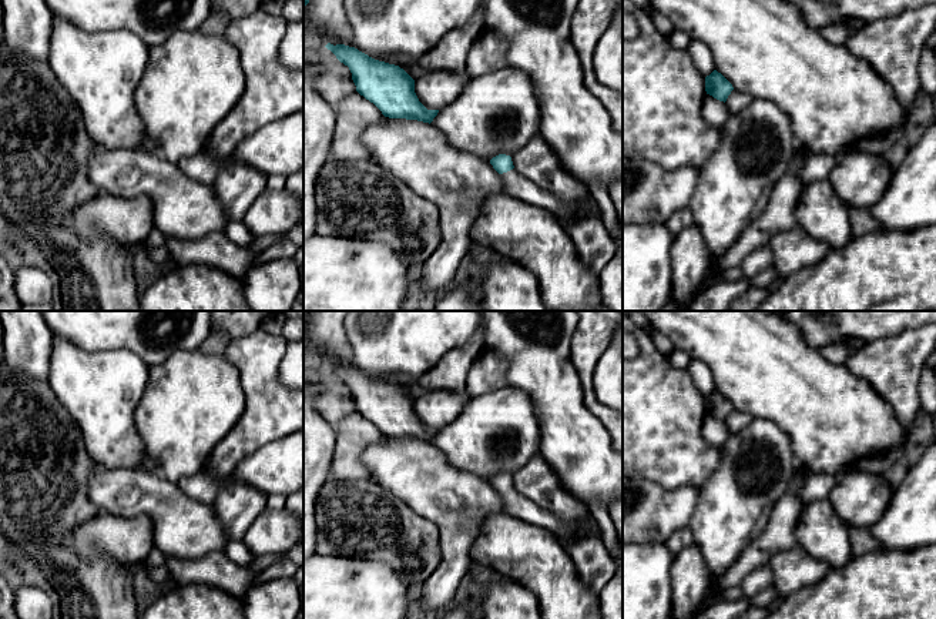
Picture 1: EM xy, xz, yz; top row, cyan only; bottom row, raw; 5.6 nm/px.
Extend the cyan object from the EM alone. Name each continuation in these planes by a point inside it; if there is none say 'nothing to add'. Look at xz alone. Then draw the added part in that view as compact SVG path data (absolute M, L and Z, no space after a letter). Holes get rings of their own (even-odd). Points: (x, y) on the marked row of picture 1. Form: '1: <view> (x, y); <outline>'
1: xz (516, 186); M514 168L500 175L504 184L503 194L517 198L526 204L548 210L558 220L573 220L576 215L583 214L591 214L601 218L601 211L591 195L581 201L564 204L558 201L551 193L544 191L537 184L524 178Z

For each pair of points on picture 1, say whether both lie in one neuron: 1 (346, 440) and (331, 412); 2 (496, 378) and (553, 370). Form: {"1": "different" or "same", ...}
{"1": "different", "2": "different"}

